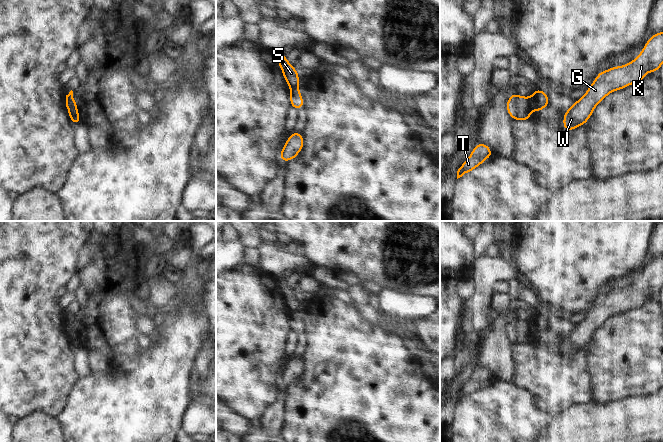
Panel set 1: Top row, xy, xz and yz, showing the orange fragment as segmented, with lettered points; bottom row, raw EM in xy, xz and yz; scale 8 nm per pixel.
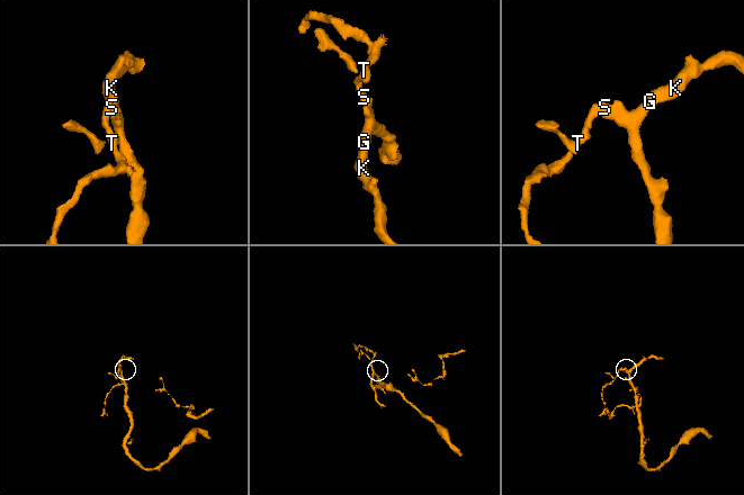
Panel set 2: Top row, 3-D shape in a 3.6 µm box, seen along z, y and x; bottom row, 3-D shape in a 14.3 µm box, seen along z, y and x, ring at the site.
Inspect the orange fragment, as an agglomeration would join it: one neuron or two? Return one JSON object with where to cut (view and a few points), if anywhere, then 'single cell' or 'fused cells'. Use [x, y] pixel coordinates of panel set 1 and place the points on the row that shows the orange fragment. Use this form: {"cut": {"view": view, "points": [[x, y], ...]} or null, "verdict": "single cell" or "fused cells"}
{"cut": {"view": "yz", "points": [[529, 97], [533, 103], [533, 108]]}, "verdict": "fused cells"}

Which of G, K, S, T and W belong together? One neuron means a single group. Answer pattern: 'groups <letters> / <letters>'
groups G K W / S T

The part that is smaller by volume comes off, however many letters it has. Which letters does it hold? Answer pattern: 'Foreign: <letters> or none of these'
Foreign: S, T

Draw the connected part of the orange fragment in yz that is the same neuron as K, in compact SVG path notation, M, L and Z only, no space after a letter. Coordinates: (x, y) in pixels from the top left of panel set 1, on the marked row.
M663 31L653 34L646 42L638 57L626 65L614 66L600 71L586 94L575 101L565 111L563 128L571 132L581 127L592 116L596 106L613 91L626 88L628 85L638 84L649 72L659 71L663 63Z

